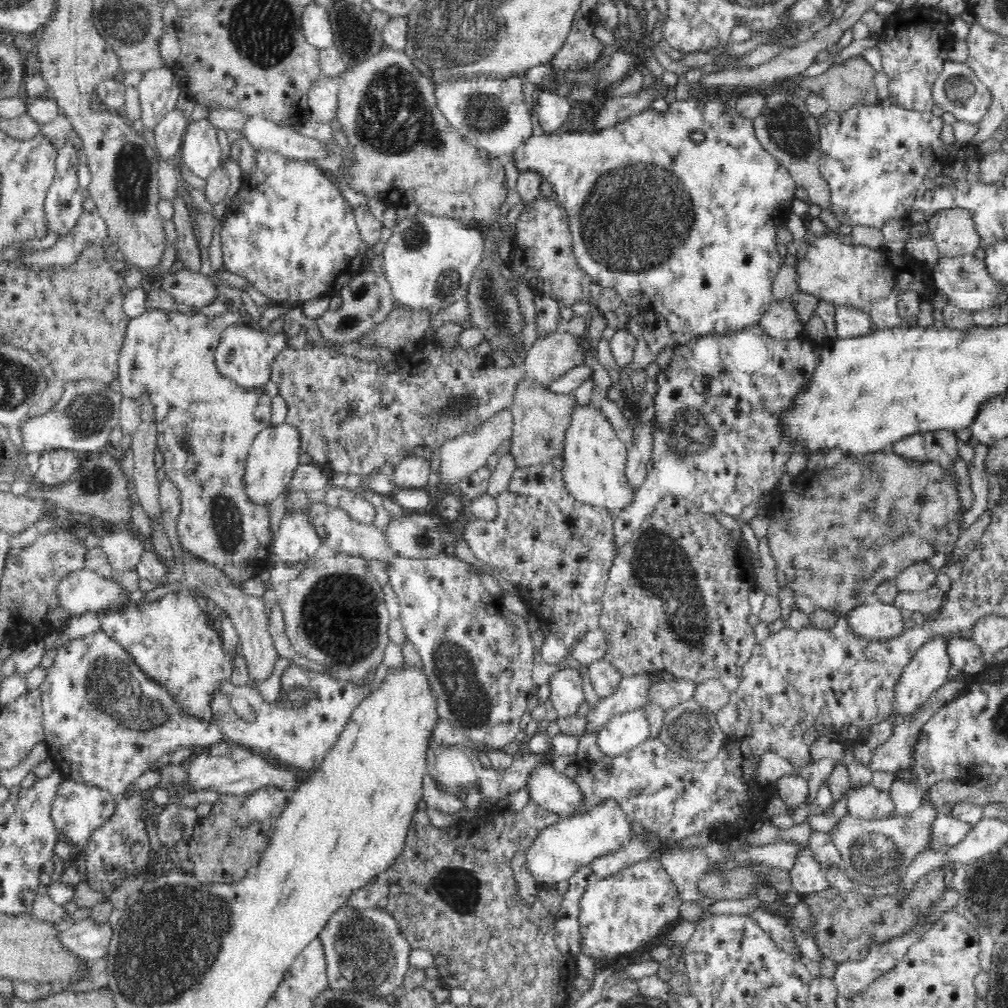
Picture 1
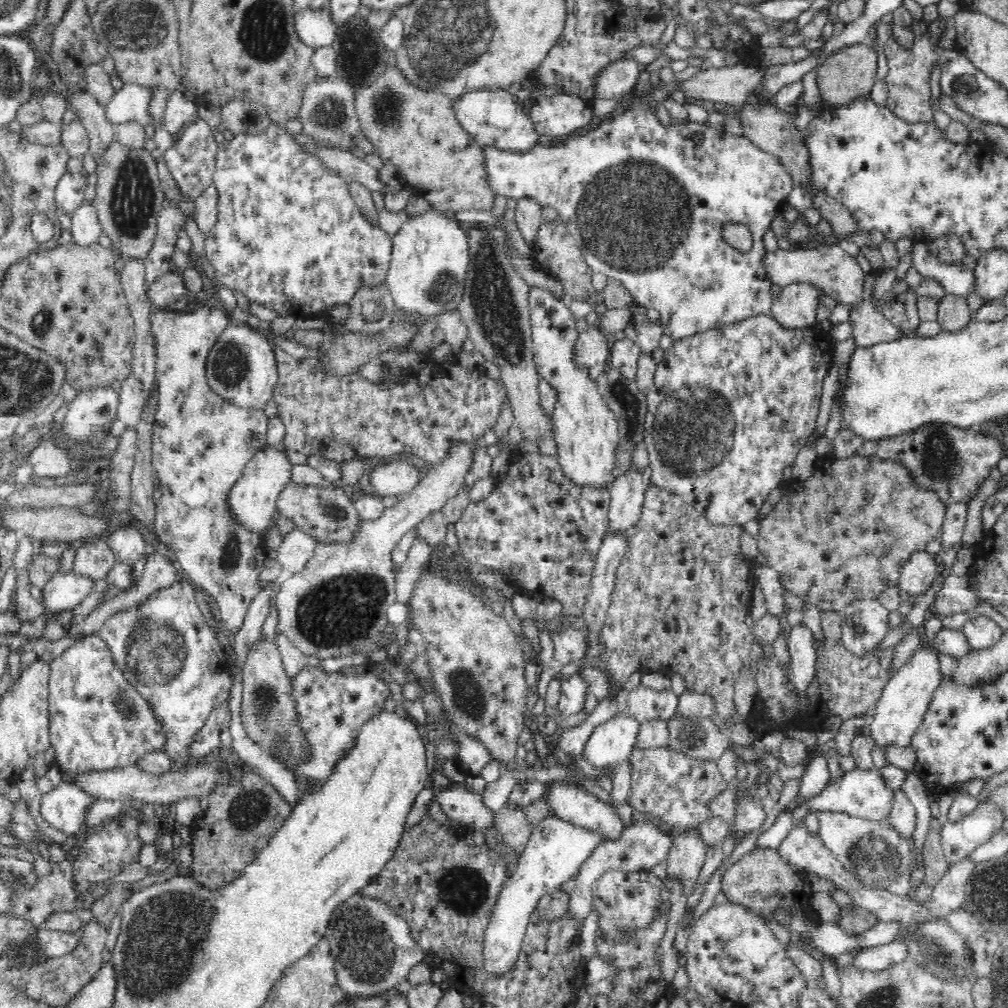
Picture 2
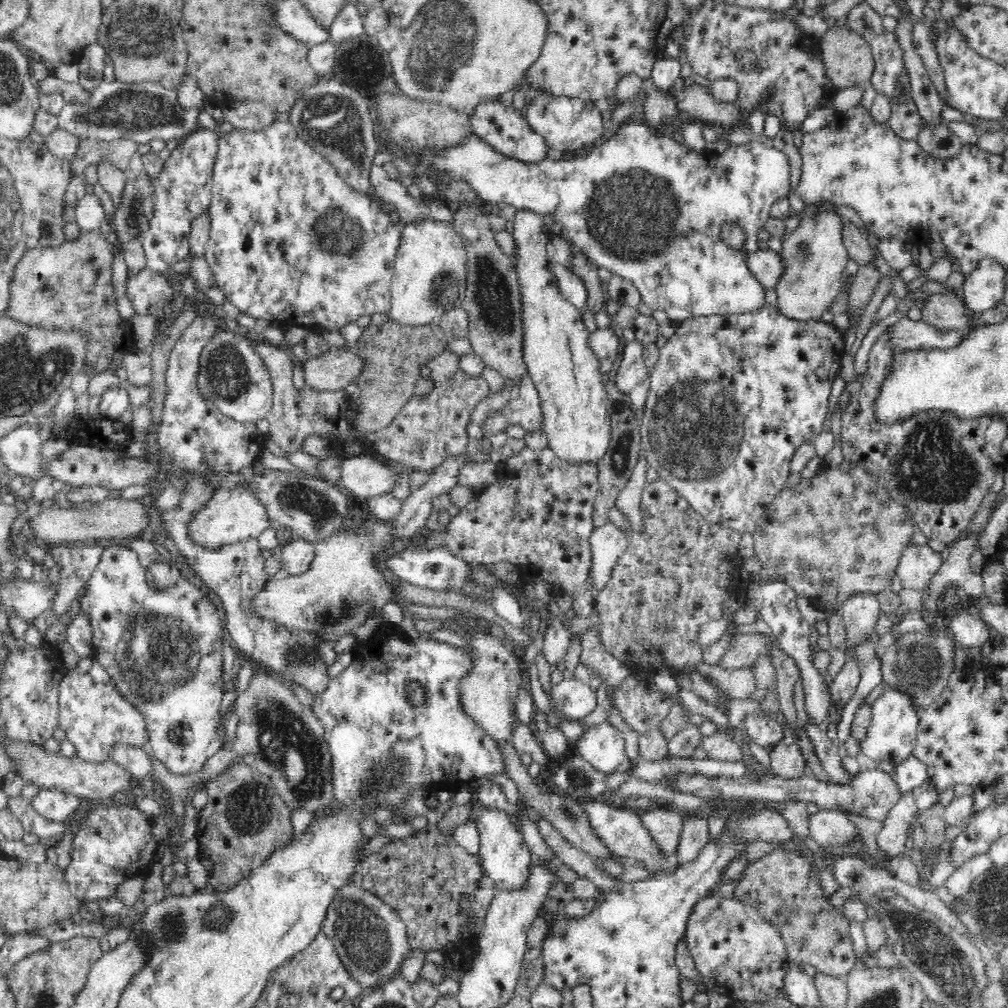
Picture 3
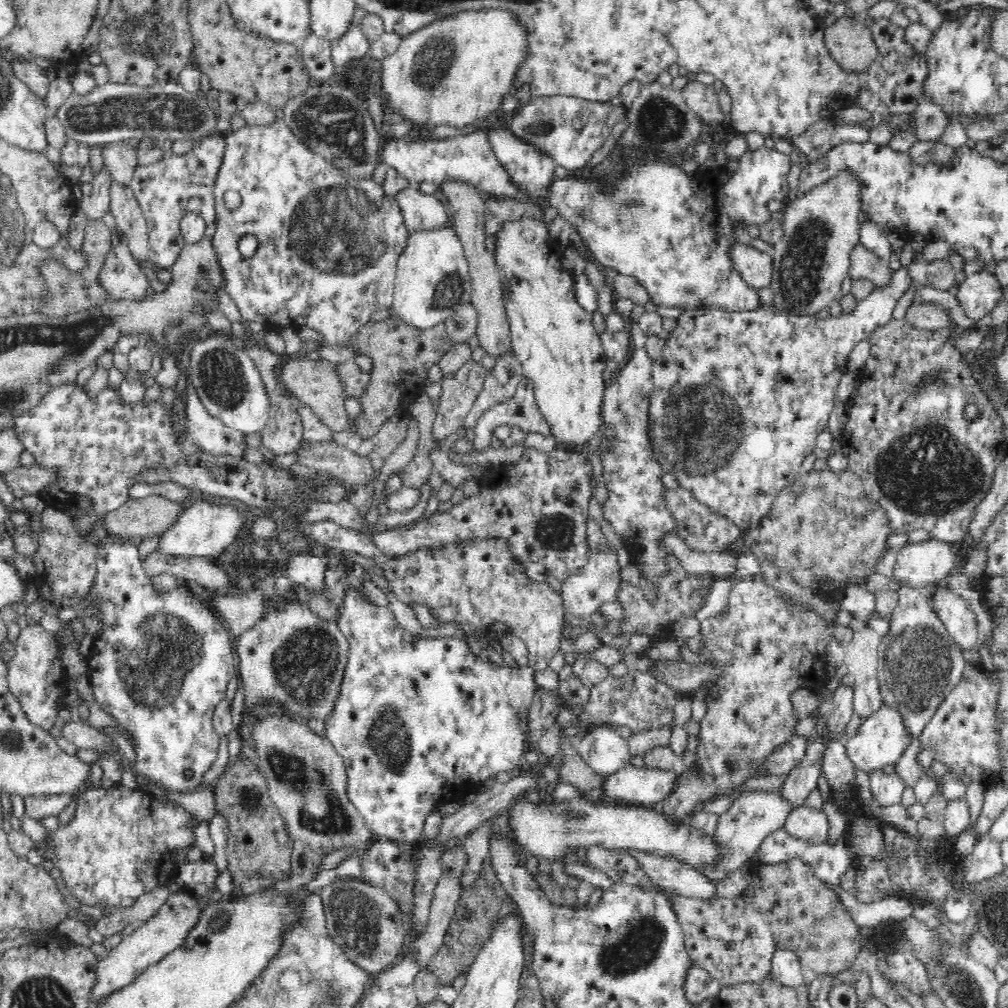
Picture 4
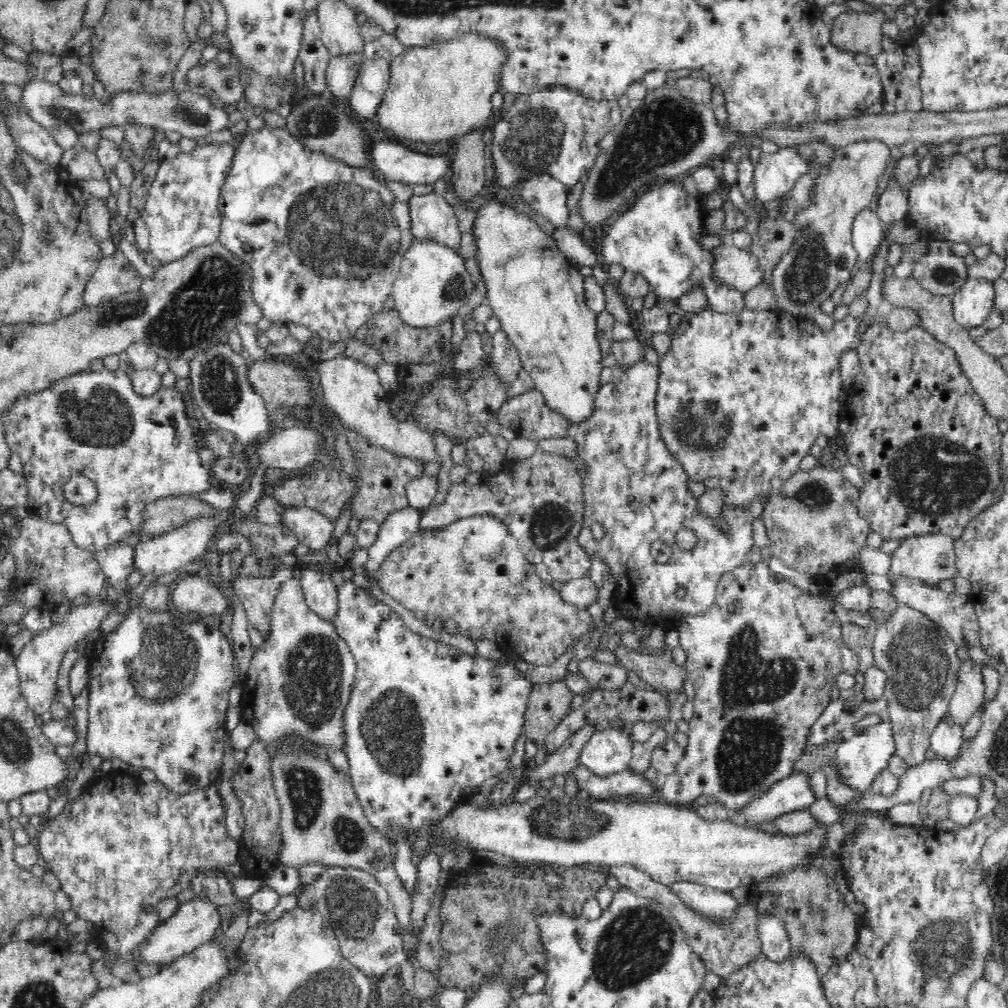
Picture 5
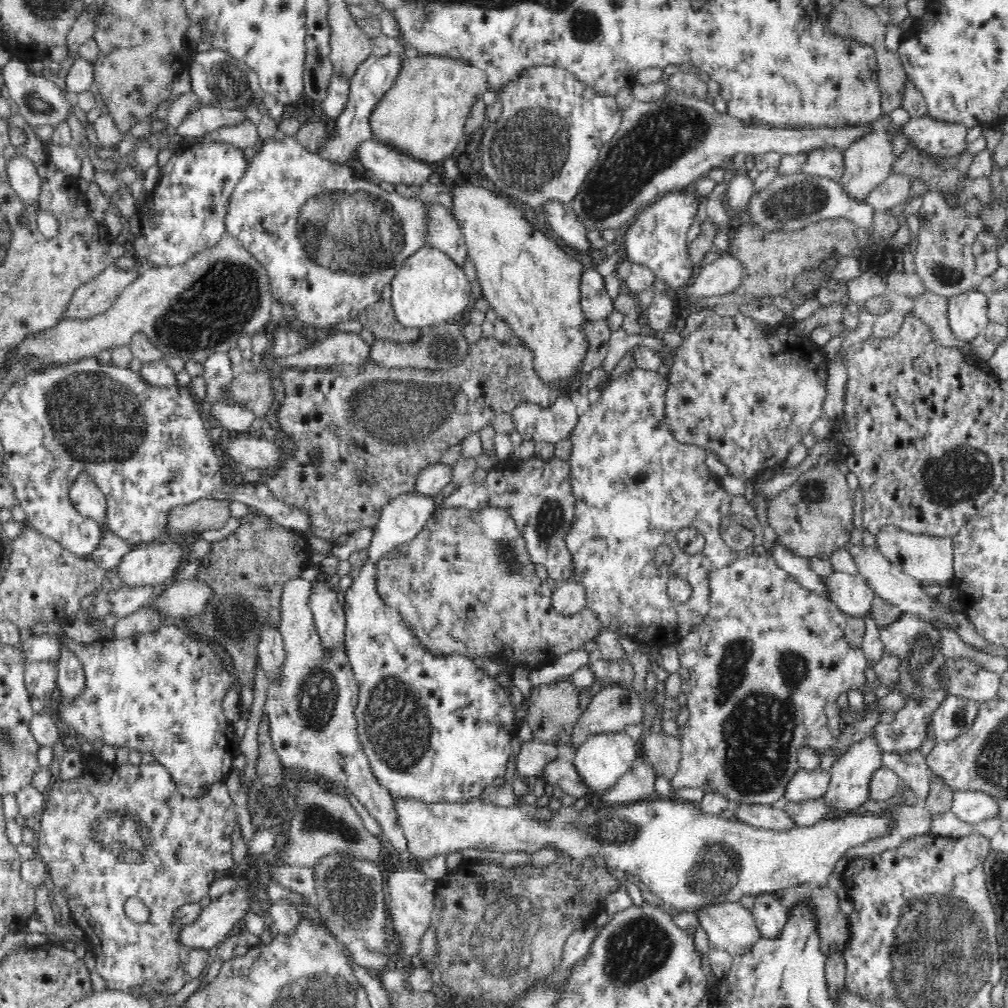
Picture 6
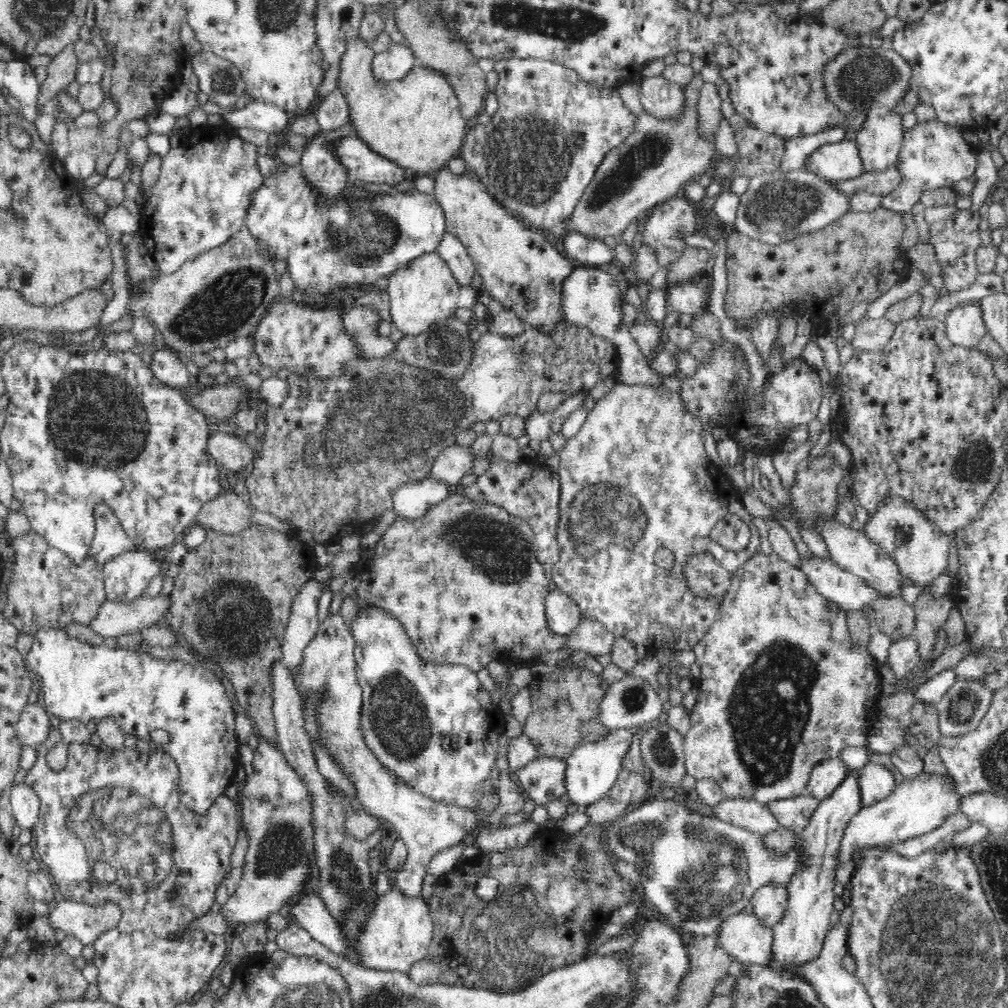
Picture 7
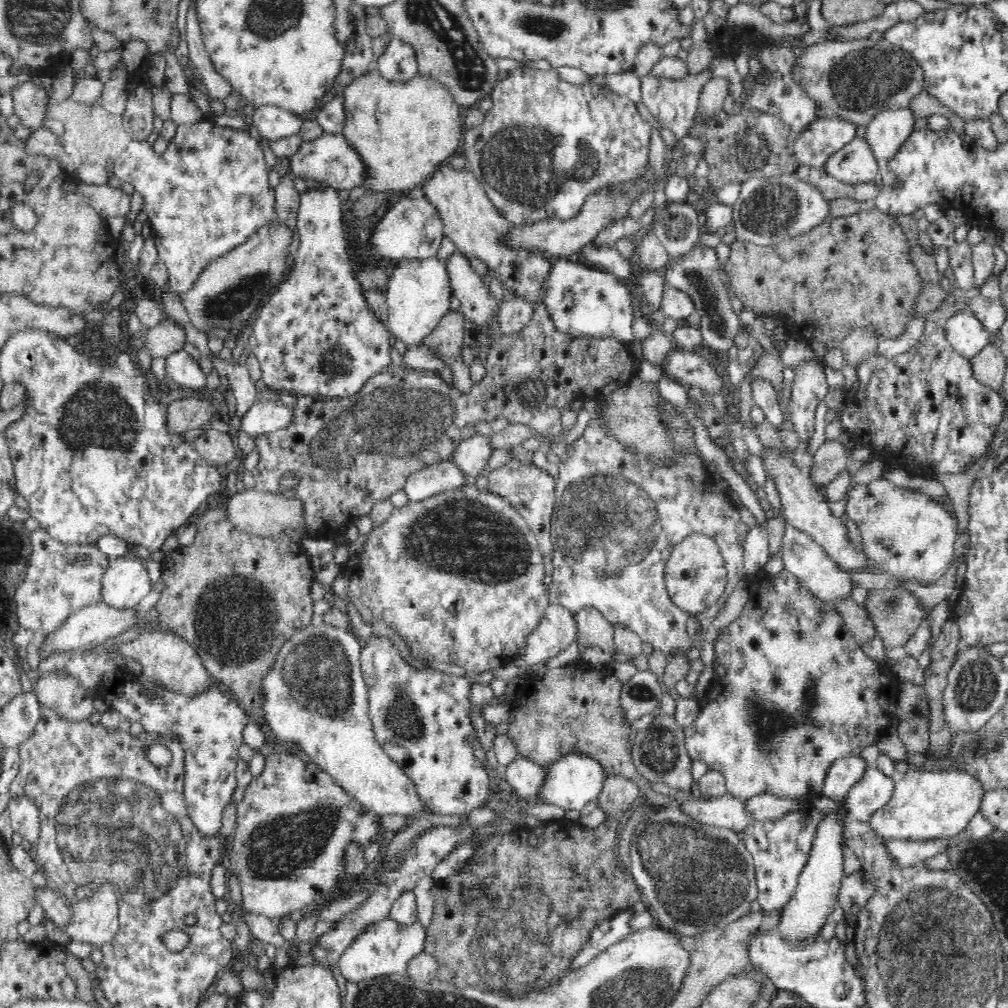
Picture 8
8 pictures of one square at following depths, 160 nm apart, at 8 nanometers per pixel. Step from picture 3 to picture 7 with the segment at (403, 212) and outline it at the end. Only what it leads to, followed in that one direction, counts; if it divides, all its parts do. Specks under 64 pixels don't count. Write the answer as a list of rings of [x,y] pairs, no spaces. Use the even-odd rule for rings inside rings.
[[[446,230],[443,232],[442,238],[435,251],[449,265],[456,280],[462,284],[470,284],[476,272],[464,243],[456,235]]]

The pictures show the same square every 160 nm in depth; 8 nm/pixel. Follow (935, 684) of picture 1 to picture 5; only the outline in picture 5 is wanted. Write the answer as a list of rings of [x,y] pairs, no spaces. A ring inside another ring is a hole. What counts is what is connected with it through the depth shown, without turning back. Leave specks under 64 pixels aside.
[[[885,718],[882,722],[868,726],[860,731],[860,734],[848,733],[842,743],[837,747],[836,759],[838,759],[838,769],[842,771],[842,777],[849,786],[866,793],[871,789],[873,780],[887,769],[888,762],[896,752],[896,739],[894,739],[894,729],[890,718]]]

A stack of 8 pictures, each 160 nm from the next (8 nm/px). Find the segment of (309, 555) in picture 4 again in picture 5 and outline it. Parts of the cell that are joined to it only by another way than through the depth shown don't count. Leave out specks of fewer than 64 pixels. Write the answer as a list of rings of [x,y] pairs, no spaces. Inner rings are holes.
[[[312,564],[300,572],[300,585],[310,609],[322,619],[332,622],[337,611],[337,587],[324,572],[313,570]]]

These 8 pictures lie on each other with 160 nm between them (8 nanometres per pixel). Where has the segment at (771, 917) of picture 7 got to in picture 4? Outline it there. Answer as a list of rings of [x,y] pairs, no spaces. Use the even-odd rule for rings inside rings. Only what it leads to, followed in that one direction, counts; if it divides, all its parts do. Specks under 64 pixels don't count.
[[[777,946],[776,954],[772,960],[772,977],[777,986],[788,989],[802,989],[808,986],[802,964],[793,952],[786,947]]]

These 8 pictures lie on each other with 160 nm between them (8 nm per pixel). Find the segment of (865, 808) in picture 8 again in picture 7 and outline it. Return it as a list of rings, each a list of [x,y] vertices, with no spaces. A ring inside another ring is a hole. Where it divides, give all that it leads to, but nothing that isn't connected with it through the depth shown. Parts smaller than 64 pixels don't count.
[[[884,761],[881,764],[867,763],[860,770],[862,806],[869,807],[886,799],[894,792],[899,780],[895,771]]]

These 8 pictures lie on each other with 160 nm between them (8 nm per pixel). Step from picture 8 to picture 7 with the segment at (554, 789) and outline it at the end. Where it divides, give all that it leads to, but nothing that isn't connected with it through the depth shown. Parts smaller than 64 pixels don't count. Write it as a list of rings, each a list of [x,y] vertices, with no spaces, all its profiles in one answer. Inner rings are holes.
[[[618,728],[605,734],[598,742],[584,742],[572,750],[566,759],[566,786],[572,802],[587,807],[605,797],[622,770],[622,762],[630,752],[634,735],[629,728]]]

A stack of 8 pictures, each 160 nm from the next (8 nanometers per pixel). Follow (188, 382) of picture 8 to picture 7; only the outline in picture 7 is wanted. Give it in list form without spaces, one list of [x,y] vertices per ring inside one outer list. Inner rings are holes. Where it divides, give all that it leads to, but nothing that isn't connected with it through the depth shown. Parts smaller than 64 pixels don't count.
[[[166,348],[152,352],[149,369],[154,378],[173,389],[182,390],[190,380],[183,357]]]

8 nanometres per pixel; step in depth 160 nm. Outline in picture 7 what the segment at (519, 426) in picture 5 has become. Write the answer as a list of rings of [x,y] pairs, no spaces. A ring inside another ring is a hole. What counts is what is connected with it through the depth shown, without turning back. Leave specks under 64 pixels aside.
[[[567,396],[555,410],[540,412],[536,409],[525,418],[525,434],[532,440],[548,440],[552,434],[558,434],[566,418],[582,406],[584,396]]]

